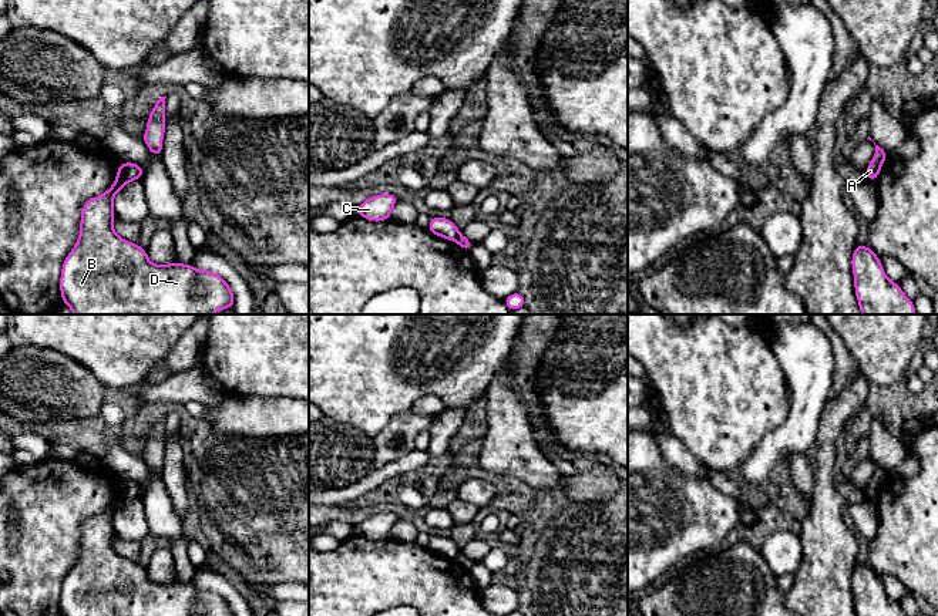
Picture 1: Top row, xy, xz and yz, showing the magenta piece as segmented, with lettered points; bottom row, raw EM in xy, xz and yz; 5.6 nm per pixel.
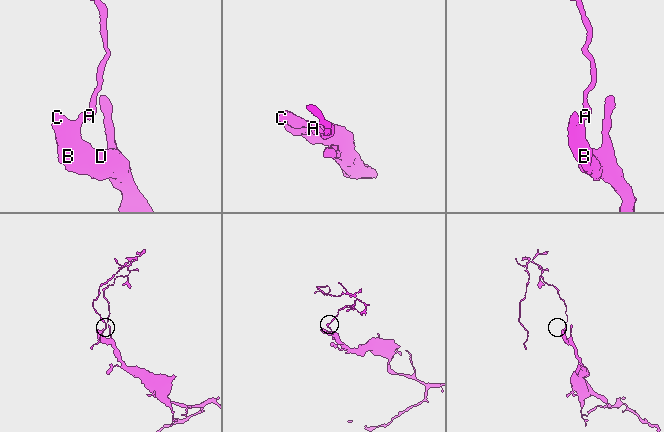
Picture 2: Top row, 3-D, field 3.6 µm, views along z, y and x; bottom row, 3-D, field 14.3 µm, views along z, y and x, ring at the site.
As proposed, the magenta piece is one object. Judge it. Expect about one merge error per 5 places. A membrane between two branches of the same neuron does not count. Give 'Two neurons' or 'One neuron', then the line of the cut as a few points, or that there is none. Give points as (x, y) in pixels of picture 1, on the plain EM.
Two neurons. Split along xz (460, 552), (454, 559)

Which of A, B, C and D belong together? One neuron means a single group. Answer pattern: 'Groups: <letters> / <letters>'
Groups: A / B C D

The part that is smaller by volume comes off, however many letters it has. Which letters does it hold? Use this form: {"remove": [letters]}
{"remove": ["A"]}

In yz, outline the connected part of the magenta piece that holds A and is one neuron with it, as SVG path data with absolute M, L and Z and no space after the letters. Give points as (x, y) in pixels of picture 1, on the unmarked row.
M874 461L874 464L875 464L874 475L873 475L873 478L870 479L870 484L865 488L865 496L868 499L873 499L873 501L877 499L880 489L881 489L881 485L888 475L887 469L880 467L875 461Z

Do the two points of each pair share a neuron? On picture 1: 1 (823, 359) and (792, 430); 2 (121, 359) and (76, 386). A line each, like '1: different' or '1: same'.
1: same
2: different

